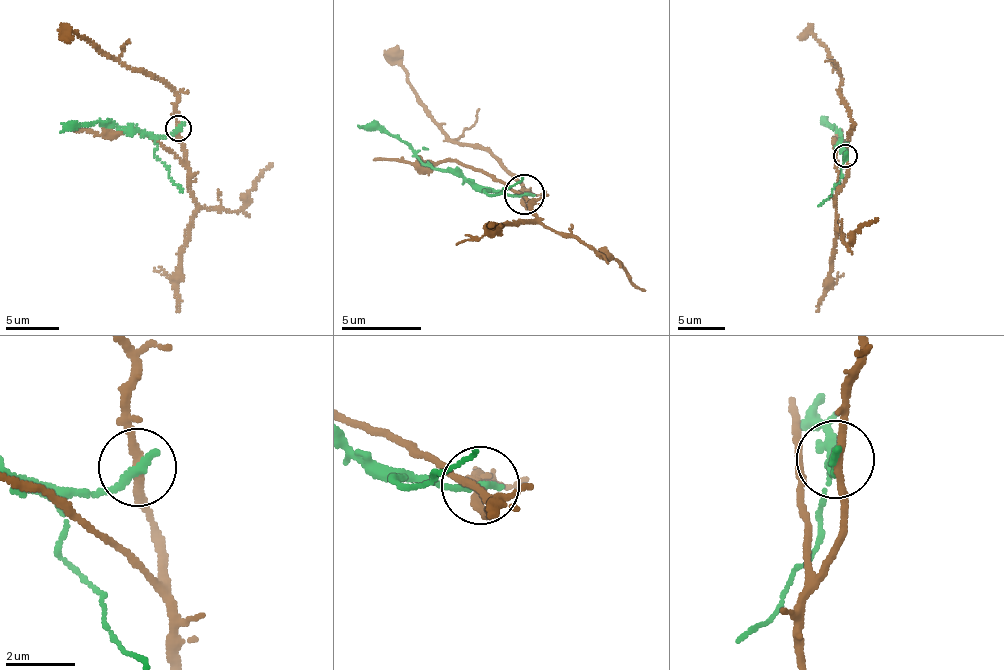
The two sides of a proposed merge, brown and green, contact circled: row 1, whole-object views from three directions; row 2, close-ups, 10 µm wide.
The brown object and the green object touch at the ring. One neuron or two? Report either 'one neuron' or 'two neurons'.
two neurons

